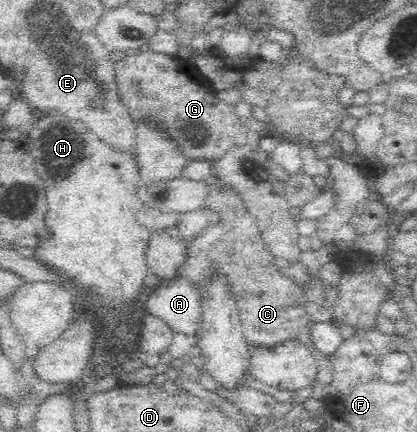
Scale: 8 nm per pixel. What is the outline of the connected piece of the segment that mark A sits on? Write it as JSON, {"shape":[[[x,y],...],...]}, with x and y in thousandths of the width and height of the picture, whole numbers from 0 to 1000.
{"shape":[[[439,641],[386,653],[343,688],[343,718],[396,743],[415,769],[472,778],[482,759],[482,683]]]}

